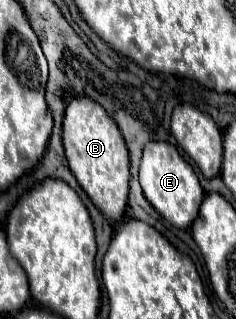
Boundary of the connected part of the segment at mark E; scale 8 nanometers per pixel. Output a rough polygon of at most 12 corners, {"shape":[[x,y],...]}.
{"shape":[[169,142],[143,148],[139,182],[149,204],[189,228],[203,188]]}

